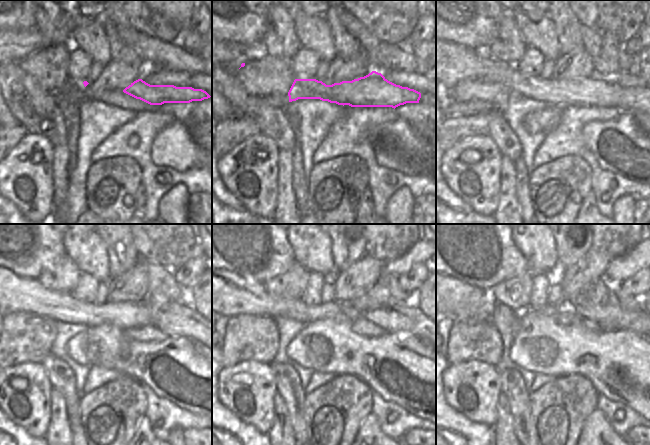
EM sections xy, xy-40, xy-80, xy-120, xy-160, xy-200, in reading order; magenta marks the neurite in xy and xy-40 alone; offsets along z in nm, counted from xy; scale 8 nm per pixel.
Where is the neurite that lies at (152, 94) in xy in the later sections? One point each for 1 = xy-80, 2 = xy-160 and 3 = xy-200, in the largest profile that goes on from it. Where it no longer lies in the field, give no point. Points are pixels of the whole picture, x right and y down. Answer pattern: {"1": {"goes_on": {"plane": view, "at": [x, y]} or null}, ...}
{"1": {"goes_on": {"plane": "xy-80", "at": [456, 63]}}, "2": {"goes_on": {"plane": "xy-160", "at": [232, 295]}}, "3": {"goes_on": {"plane": "xy-200", "at": [456, 299]}}}

